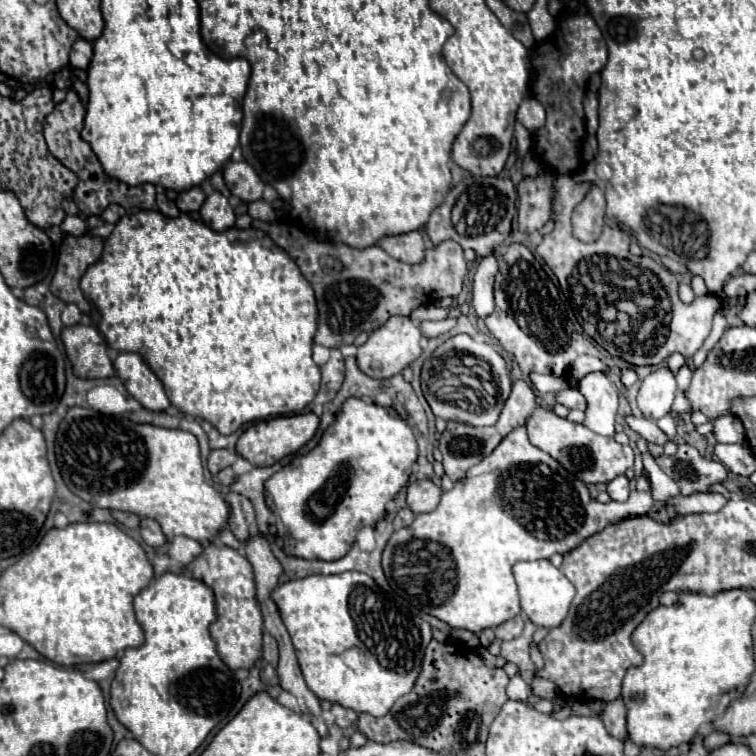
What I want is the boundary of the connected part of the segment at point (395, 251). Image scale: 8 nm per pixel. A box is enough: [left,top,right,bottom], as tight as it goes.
[377,230,425,264]

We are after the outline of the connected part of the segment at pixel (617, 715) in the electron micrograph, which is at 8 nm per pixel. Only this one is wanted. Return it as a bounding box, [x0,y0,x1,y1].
[603,698,627,740]

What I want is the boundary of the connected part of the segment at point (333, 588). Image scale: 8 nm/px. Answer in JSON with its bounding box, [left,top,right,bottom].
[271,572,433,716]

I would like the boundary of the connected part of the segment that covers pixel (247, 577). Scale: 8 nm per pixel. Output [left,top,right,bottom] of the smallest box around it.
[185,546,263,672]

